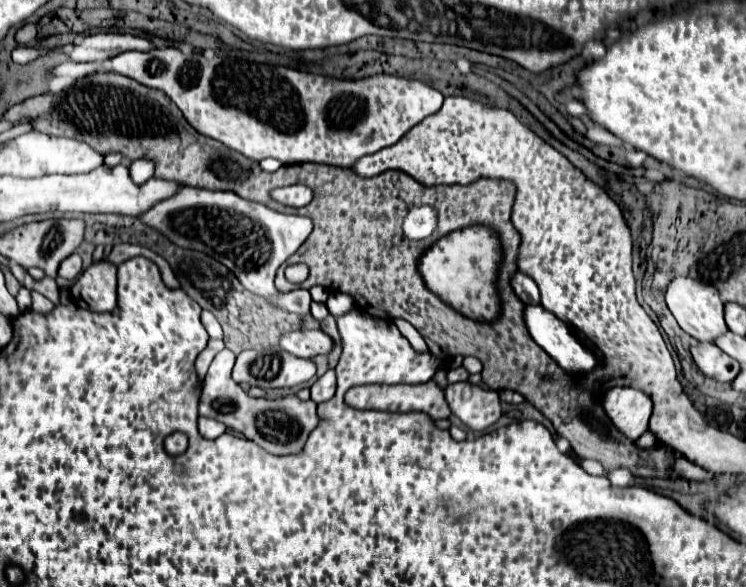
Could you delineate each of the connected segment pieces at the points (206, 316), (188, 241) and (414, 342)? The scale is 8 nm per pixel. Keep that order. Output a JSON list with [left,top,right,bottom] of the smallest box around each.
[[201,312,223,340],[139,186,313,316],[395,320,427,352]]

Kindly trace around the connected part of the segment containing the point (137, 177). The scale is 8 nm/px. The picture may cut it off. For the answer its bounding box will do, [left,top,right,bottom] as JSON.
[129,160,155,184]

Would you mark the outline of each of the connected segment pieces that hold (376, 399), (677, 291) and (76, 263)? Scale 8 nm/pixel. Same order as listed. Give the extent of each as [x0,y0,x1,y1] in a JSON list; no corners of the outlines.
[[345,382,451,420],[667,278,727,342],[58,254,81,280]]

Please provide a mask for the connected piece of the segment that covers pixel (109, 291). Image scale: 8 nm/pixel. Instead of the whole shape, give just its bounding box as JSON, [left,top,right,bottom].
[73,260,117,312]

